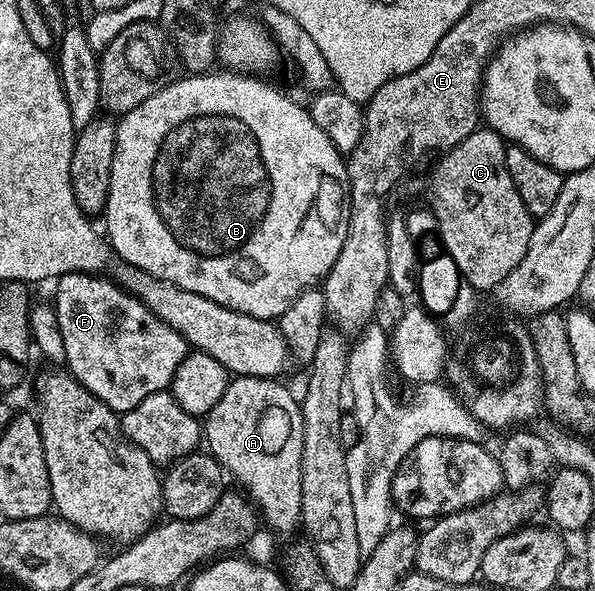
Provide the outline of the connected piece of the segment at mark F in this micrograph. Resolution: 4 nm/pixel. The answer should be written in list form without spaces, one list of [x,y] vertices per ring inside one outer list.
[[[71,272],[65,276],[59,277],[55,281],[56,297],[54,303],[56,306],[56,313],[58,314],[58,326],[62,326],[62,342],[66,346],[66,354],[63,358],[63,363],[66,365],[67,371],[75,376],[77,382],[82,386],[86,386],[86,390],[90,390],[97,396],[97,398],[106,406],[110,406],[112,411],[117,414],[123,414],[134,410],[134,406],[138,406],[138,402],[142,402],[142,398],[150,398],[150,394],[155,392],[165,391],[171,385],[174,374],[178,370],[178,366],[182,361],[188,357],[190,345],[184,336],[158,317],[147,308],[143,301],[137,296],[133,296],[131,292],[125,290],[119,283],[113,282],[111,284],[108,280],[103,280],[103,275],[89,274],[87,272]]]

